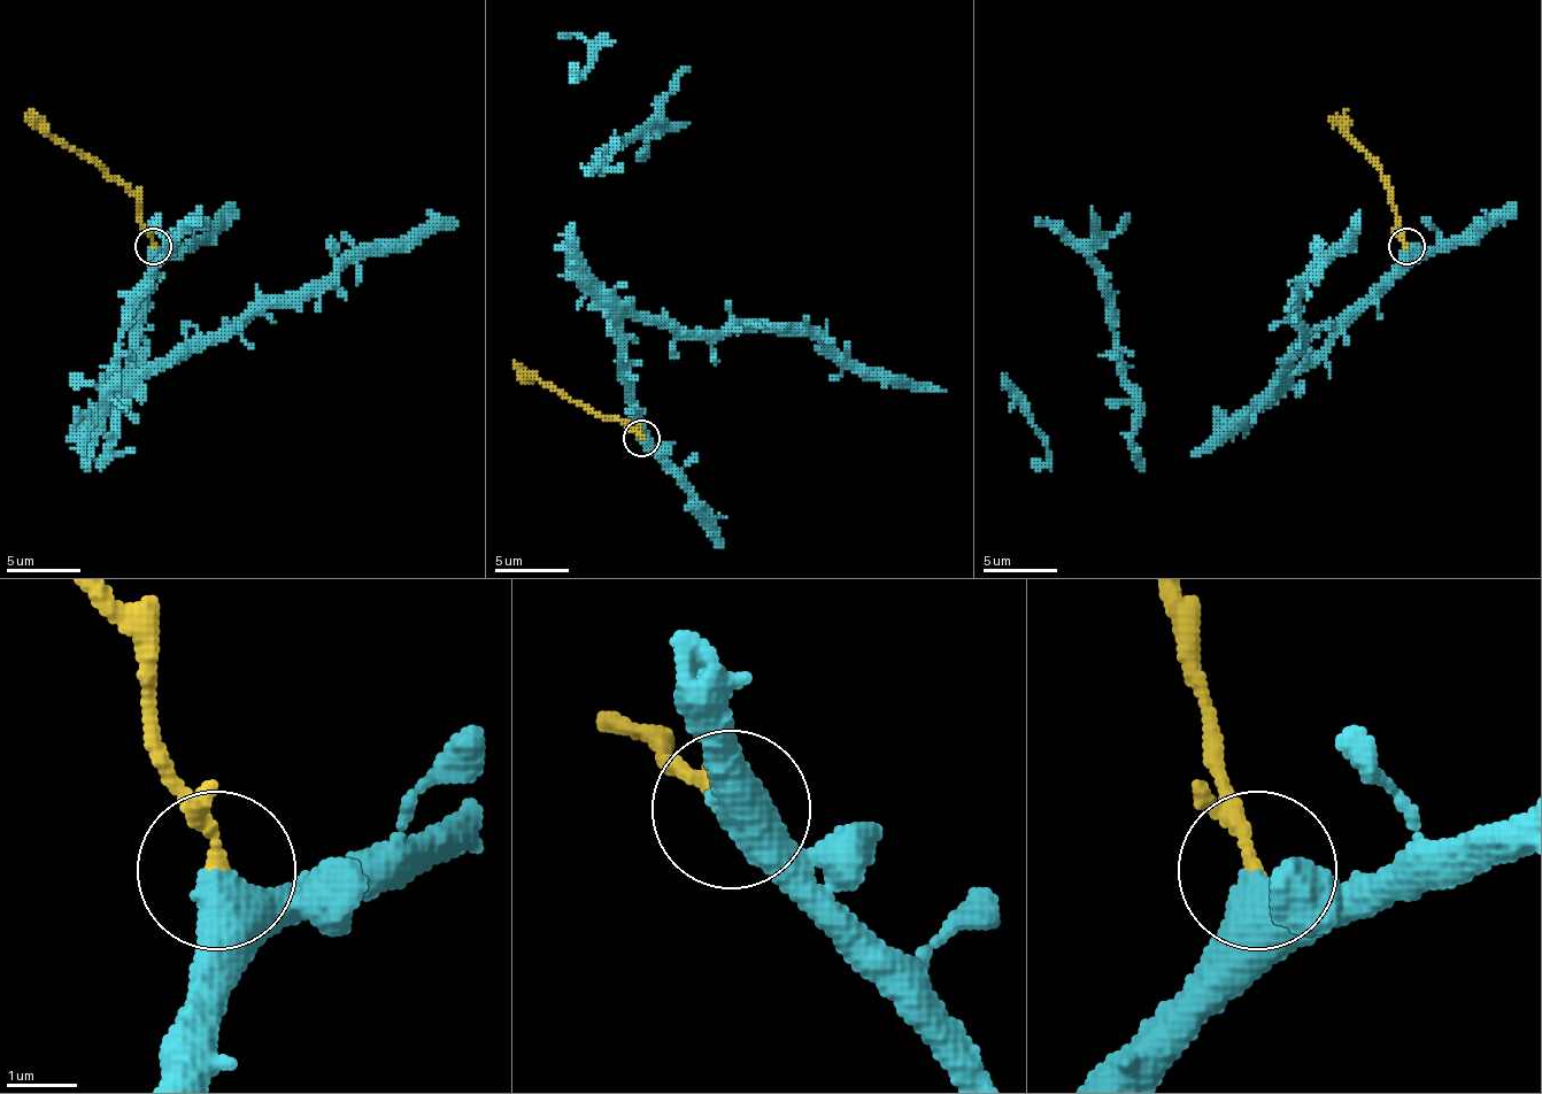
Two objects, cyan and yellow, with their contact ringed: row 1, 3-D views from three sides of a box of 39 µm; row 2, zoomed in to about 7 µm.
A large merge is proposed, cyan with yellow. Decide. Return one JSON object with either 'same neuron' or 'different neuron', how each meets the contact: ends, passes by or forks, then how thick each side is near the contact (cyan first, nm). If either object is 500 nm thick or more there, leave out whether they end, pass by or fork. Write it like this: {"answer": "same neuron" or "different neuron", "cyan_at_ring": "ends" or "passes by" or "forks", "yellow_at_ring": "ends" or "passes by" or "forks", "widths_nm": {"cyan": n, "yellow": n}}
{"answer": "different neuron", "widths_nm": {"cyan": 650, "yellow": 240}}

